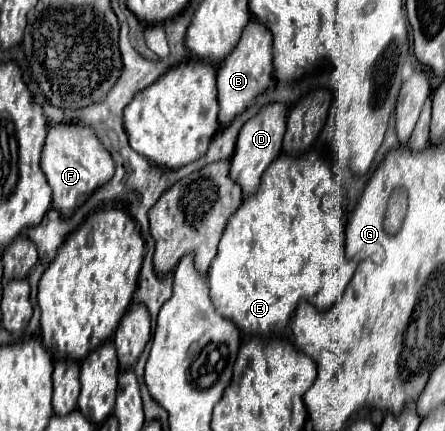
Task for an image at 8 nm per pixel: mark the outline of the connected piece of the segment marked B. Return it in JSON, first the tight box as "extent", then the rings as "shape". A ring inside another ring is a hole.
{"extent":[216,19,272,127],"shape":[[[254,19],[244,29],[244,35],[240,37],[240,43],[236,45],[236,51],[220,63],[216,73],[216,87],[218,87],[218,123],[220,127],[226,127],[234,121],[236,115],[246,111],[252,101],[272,83],[272,35],[260,27]]]}

